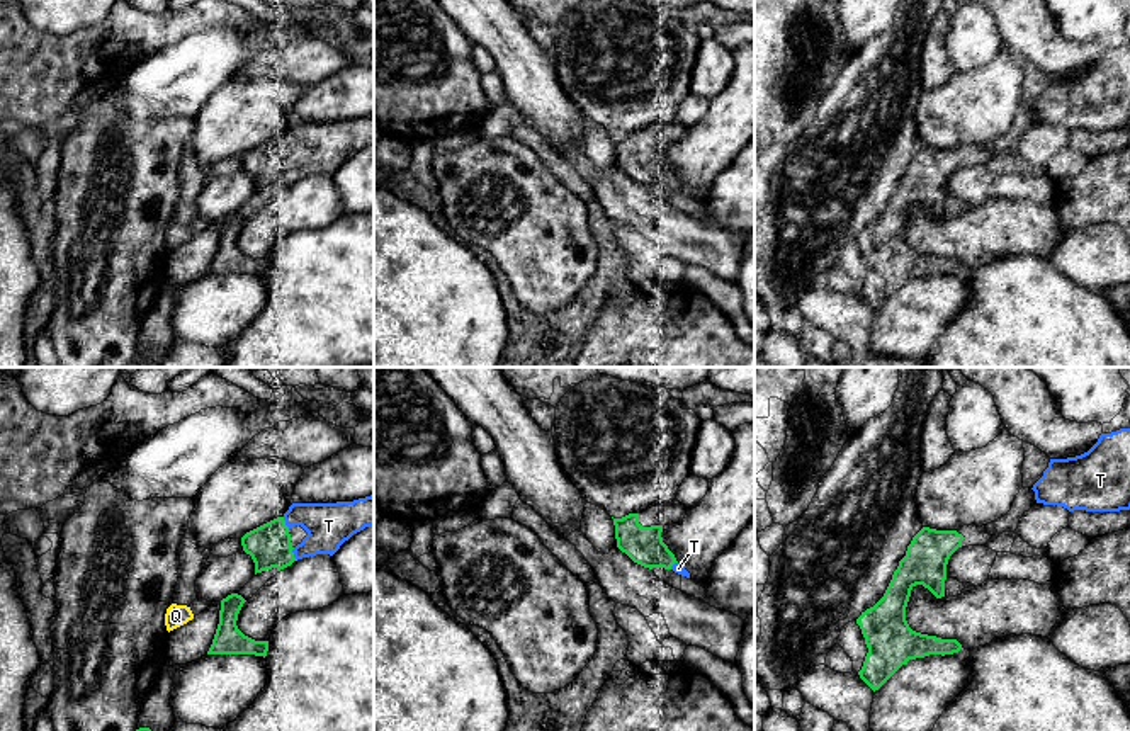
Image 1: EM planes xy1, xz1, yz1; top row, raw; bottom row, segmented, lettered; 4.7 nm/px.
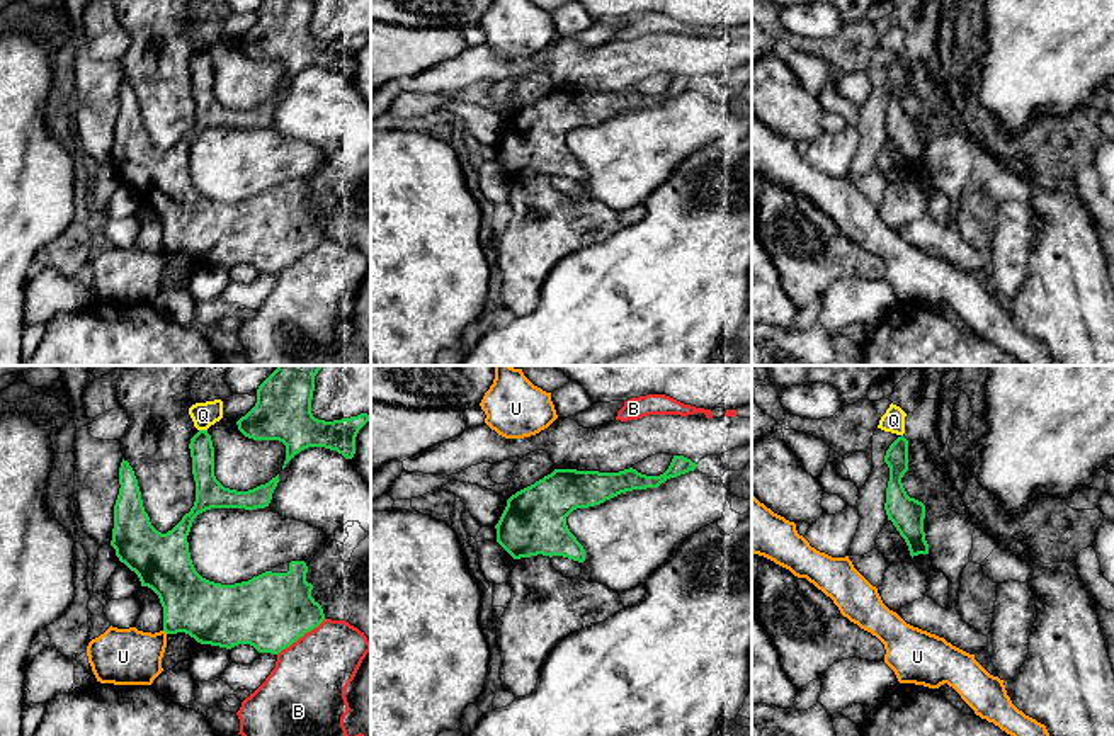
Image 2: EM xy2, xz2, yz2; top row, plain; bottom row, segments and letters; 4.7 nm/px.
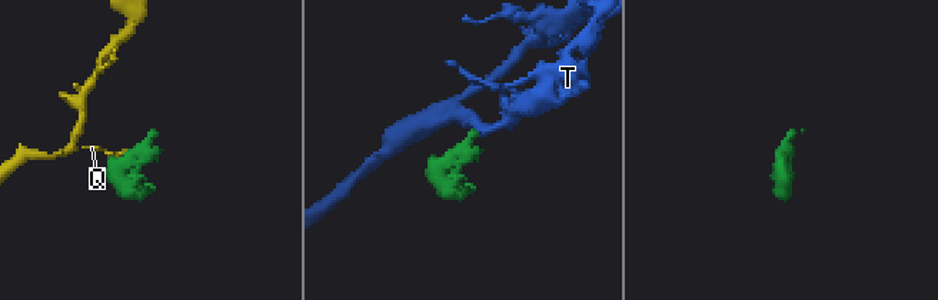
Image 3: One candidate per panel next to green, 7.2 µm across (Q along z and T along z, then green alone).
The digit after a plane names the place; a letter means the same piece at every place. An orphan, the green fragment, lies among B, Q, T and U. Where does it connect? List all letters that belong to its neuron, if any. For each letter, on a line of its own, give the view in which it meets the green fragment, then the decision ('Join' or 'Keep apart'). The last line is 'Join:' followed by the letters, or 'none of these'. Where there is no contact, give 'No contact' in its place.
B: Touches green in xy2. Keep apart
Q: Touches green in xy2. Keep apart
T: Touches green in xy1. Join
U: Touches green in xy2. Keep apart
Join: T

